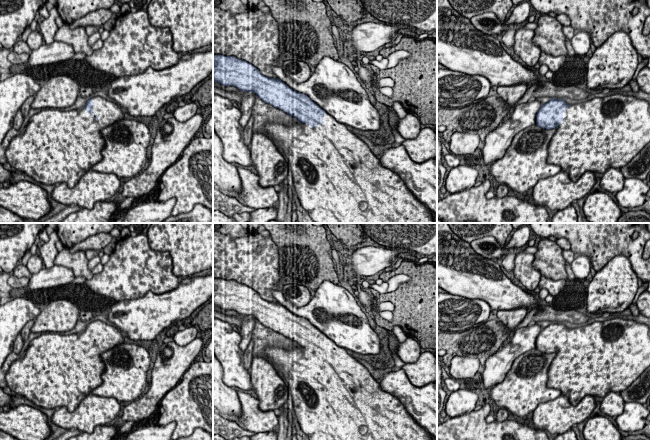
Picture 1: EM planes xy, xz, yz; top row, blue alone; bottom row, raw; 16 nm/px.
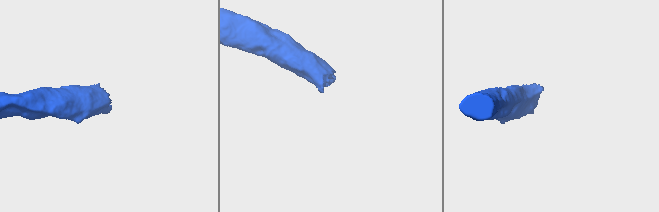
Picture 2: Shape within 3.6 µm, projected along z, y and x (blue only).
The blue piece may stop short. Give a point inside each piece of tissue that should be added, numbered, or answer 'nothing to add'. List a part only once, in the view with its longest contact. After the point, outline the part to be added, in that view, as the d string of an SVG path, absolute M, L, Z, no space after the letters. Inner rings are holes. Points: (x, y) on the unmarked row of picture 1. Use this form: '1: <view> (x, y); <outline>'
1: xy (57, 370); M96 320L93 327L92 339L84 332L71 335L48 332L33 339L24 356L12 362L5 376L7 386L38 407L57 409L65 406L73 412L102 383L105 365L101 354L124 342L122 333L114 325Z

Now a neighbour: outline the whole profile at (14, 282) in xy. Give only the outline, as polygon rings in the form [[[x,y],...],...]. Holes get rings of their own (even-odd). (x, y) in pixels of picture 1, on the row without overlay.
[[[10,274],[8,284],[14,288],[27,287],[29,284],[30,277],[17,278],[13,274]]]

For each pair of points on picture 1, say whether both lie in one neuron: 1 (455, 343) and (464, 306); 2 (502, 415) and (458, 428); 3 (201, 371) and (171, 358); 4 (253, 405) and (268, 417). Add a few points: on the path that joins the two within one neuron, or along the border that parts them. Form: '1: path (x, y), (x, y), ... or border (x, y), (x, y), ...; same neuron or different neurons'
1: border (480, 322), (463, 330), (447, 332); different neurons
2: border (507, 418), (501, 421), (495, 420); different neurons
3: border (197, 359), (191, 364), (176, 385); different neurons
4: path (255, 409), (264, 417); same neuron

